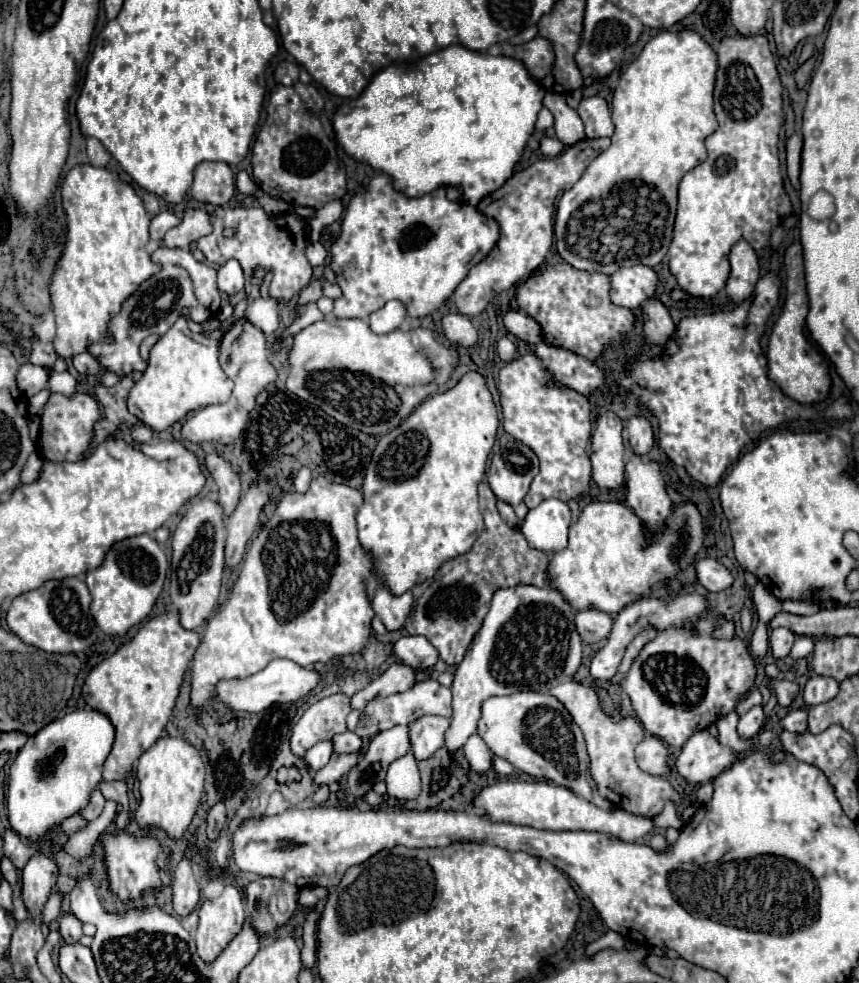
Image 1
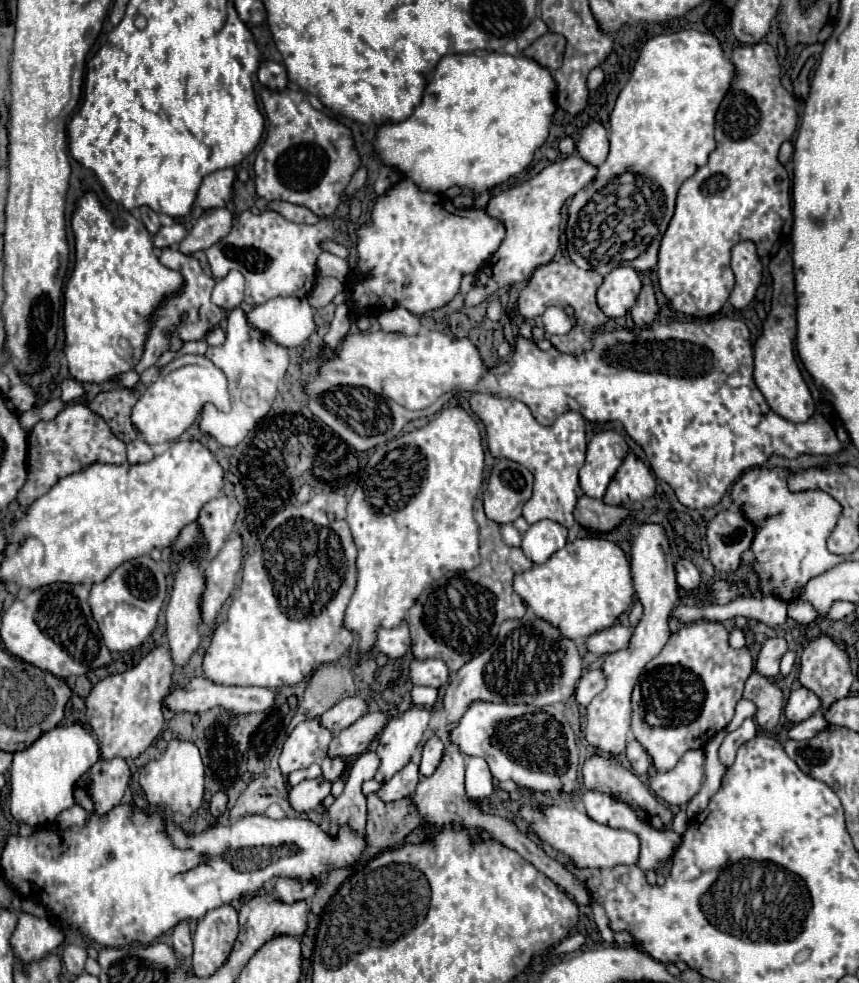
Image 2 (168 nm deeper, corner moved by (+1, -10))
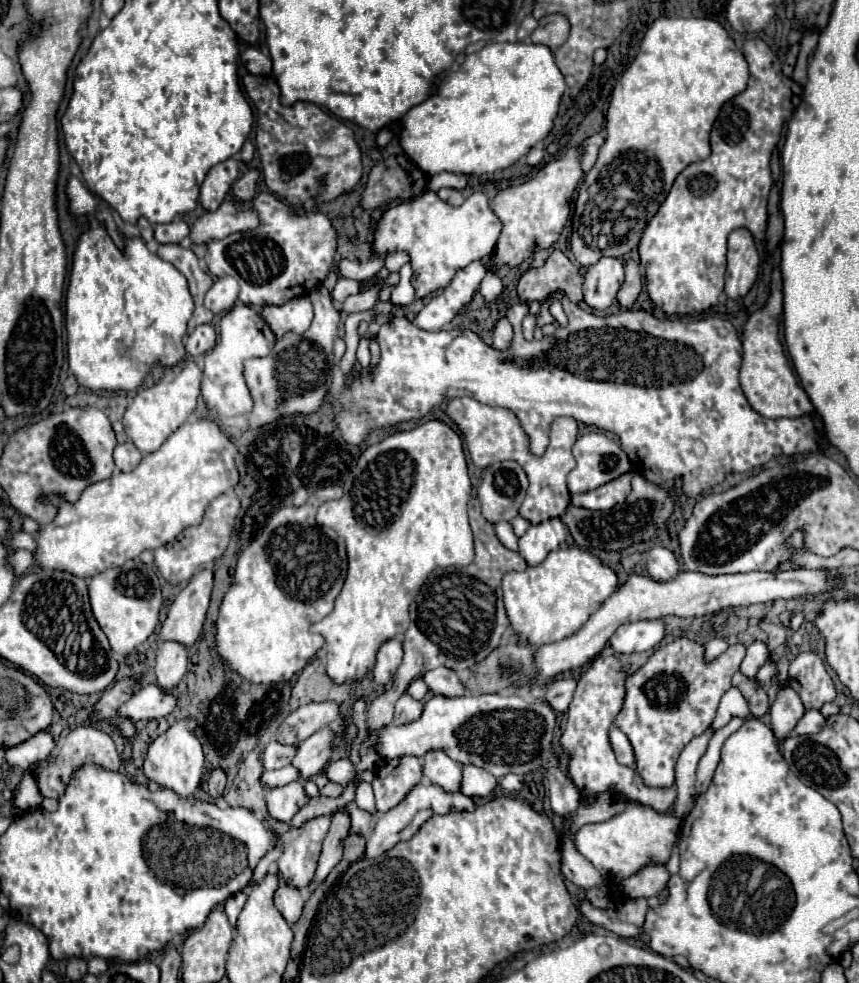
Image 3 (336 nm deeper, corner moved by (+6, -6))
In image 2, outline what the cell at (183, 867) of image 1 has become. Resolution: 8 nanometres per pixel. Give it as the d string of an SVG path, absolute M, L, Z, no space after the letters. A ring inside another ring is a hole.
M182 920L172 930L172 946L178 954L182 954L186 960L192 956L192 936L190 936L190 922Z

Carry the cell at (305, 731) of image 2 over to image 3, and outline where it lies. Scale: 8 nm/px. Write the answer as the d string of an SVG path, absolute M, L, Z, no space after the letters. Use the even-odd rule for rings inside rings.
M271 740L267 744L267 748L263 750L261 760L263 760L267 770L279 770L279 768L291 764L291 760L295 756L295 750L297 750L295 746L285 746L285 744L279 744L279 742Z

